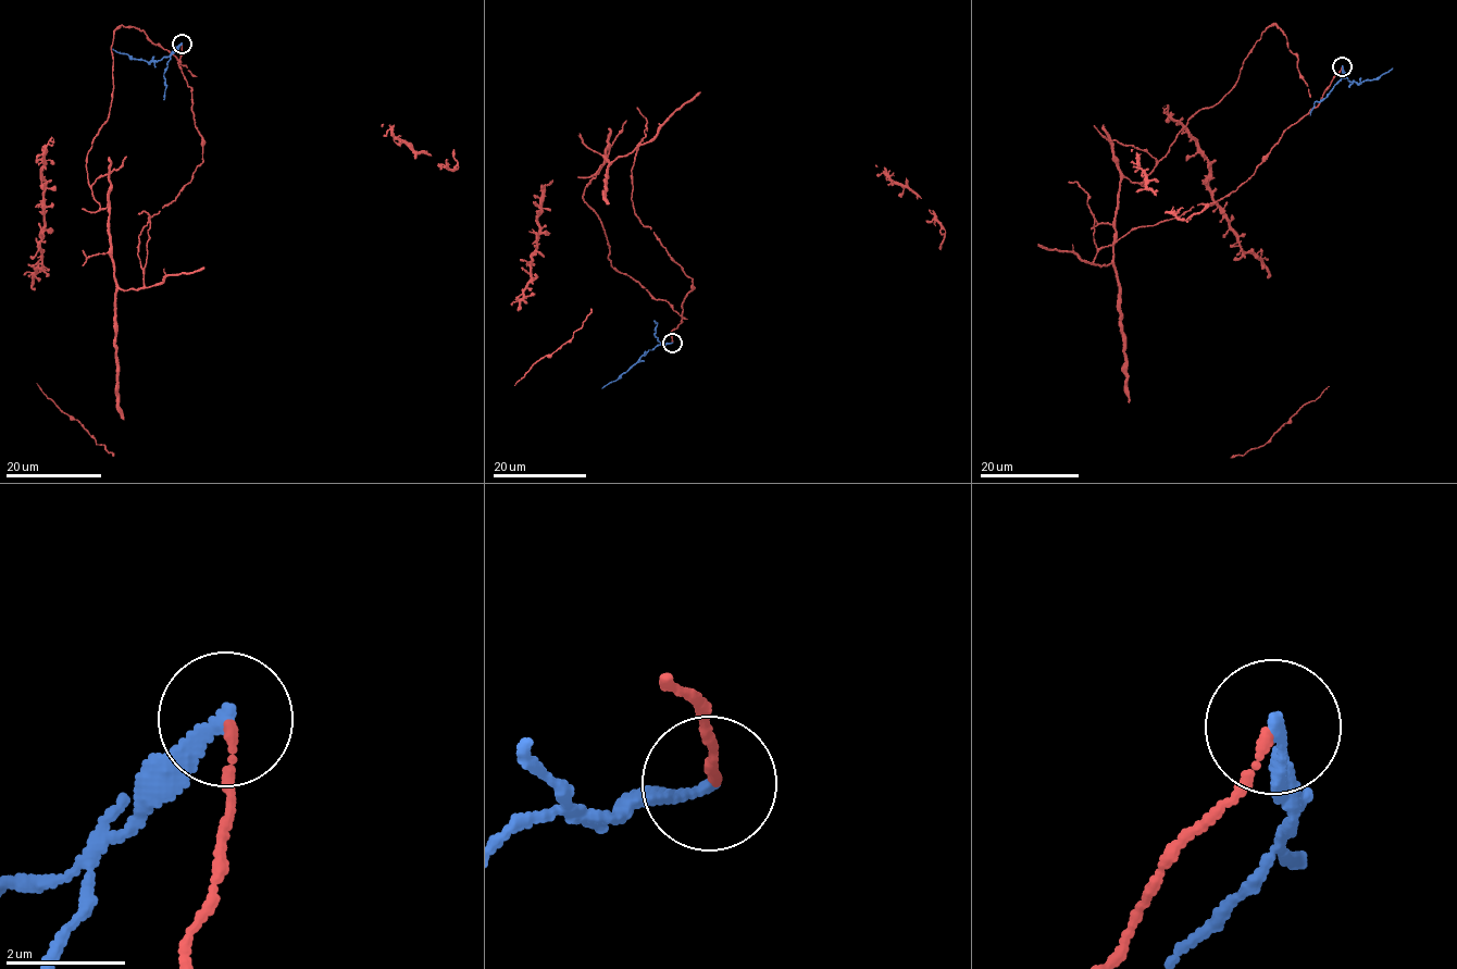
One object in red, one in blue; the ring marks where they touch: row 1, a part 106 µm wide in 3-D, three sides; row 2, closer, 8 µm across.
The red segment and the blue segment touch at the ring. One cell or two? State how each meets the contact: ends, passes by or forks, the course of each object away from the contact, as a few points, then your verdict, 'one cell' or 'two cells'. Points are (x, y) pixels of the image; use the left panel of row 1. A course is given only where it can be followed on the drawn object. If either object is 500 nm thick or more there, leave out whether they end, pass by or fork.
red ends there; blue ends there; red runs (182, 44), (202, 162), (142, 230), (144, 284), (123, 290), (86, 166), (113, 33), (142, 30), (197, 76); blue runs (182, 44), (170, 56), (149, 63), (112, 48); two cells

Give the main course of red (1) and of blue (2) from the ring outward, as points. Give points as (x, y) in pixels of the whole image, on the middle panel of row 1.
1: (672, 342), (692, 278), (634, 212), (637, 146), (611, 162), (605, 154), (582, 196), (610, 264), (687, 319)
2: (672, 342), (649, 349), (615, 381), (601, 387)

